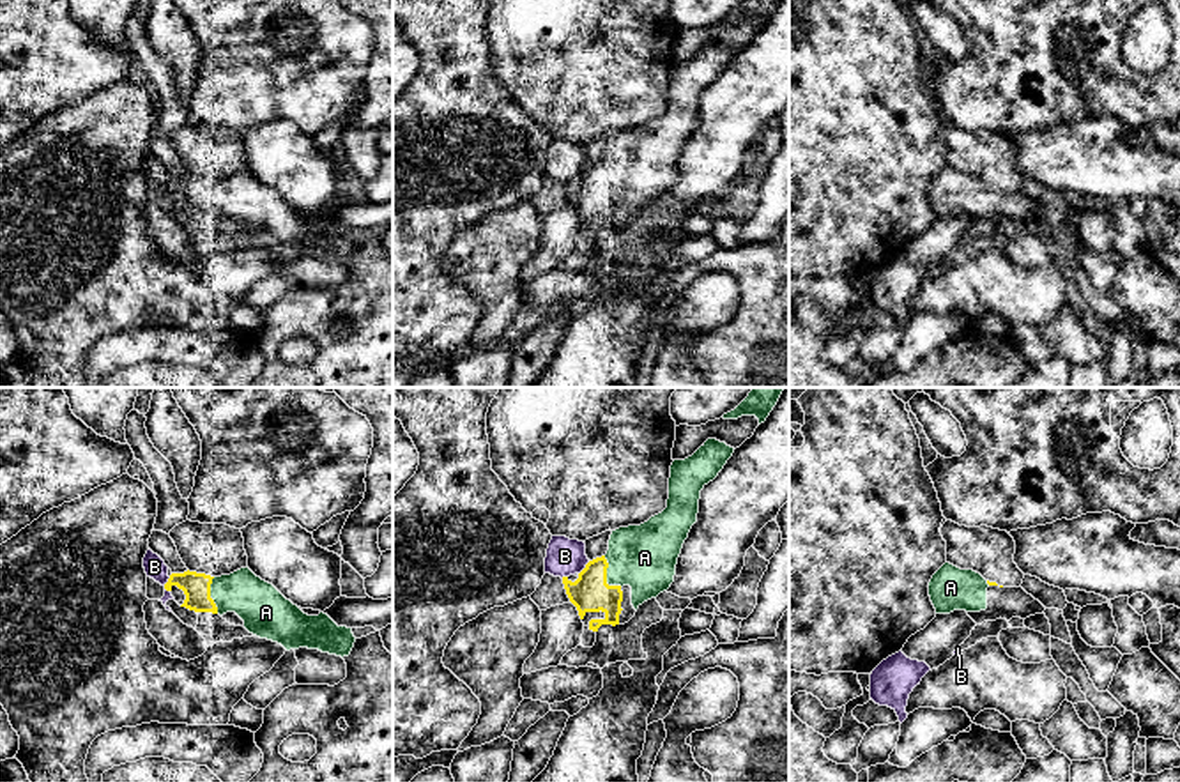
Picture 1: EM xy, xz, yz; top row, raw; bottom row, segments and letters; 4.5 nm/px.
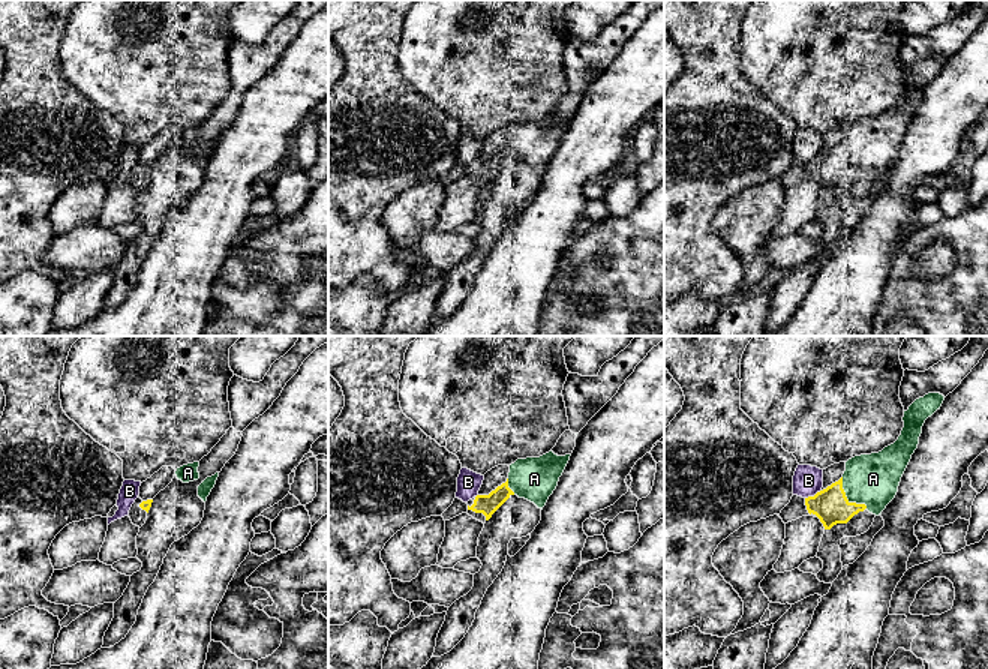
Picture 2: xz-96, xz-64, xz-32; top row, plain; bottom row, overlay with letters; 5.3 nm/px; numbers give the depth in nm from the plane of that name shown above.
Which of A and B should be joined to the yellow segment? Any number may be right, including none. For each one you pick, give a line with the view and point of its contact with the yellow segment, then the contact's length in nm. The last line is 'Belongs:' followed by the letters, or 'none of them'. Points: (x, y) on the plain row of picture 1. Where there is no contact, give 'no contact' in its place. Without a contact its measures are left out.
A: contact xz (605, 181); length 170 nm
Belongs: A

